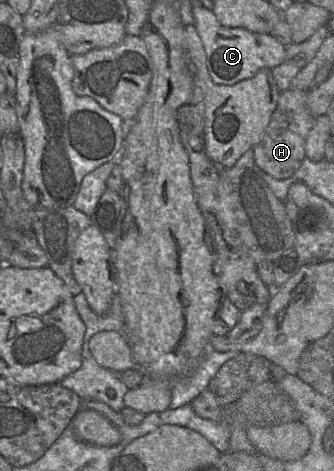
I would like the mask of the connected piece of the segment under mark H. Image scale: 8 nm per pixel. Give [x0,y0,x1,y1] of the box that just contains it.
[253,88,315,179]

